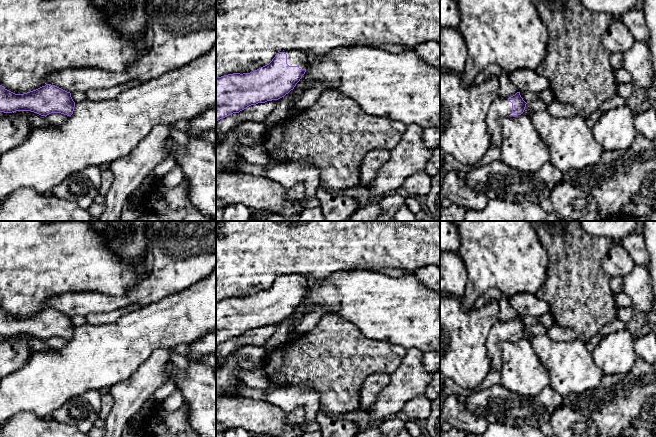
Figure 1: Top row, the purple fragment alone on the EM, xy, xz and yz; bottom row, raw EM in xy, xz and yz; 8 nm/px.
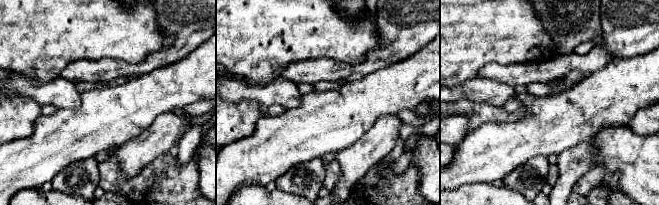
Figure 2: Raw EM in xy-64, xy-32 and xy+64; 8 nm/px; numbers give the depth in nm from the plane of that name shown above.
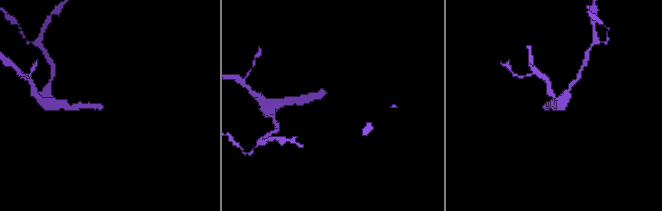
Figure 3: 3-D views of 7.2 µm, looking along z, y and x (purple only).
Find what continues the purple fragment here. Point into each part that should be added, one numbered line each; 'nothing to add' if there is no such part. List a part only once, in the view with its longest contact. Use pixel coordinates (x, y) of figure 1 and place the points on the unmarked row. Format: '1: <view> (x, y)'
1: xz (298, 282)

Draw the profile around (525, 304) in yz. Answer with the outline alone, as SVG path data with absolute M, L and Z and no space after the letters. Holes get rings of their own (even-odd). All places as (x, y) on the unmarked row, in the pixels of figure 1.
M531 293L516 294L509 298L509 302L519 316L539 318L550 312L548 304Z

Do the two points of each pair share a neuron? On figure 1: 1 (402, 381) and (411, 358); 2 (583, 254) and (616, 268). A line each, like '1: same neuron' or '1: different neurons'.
1: same neuron
2: different neurons

